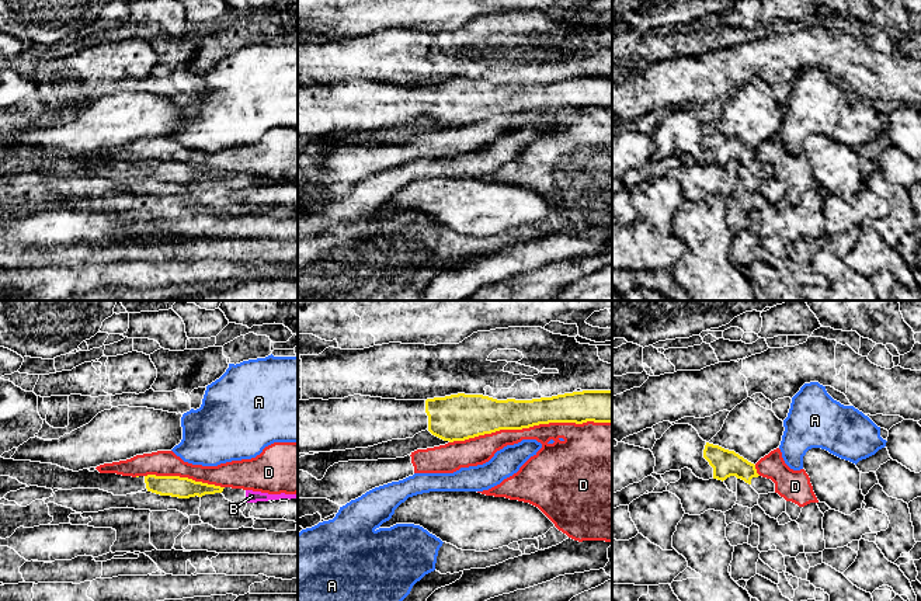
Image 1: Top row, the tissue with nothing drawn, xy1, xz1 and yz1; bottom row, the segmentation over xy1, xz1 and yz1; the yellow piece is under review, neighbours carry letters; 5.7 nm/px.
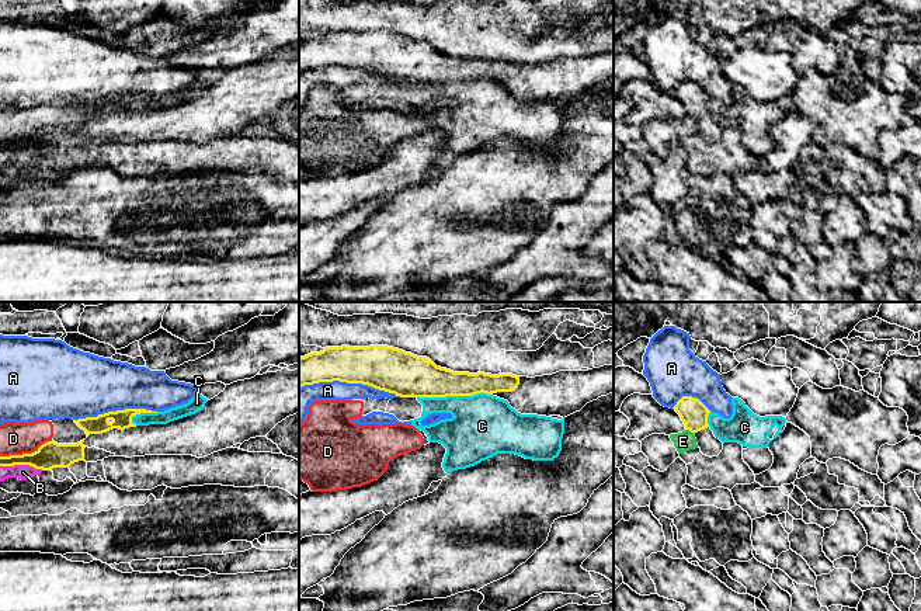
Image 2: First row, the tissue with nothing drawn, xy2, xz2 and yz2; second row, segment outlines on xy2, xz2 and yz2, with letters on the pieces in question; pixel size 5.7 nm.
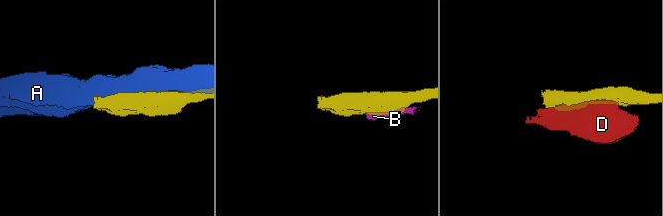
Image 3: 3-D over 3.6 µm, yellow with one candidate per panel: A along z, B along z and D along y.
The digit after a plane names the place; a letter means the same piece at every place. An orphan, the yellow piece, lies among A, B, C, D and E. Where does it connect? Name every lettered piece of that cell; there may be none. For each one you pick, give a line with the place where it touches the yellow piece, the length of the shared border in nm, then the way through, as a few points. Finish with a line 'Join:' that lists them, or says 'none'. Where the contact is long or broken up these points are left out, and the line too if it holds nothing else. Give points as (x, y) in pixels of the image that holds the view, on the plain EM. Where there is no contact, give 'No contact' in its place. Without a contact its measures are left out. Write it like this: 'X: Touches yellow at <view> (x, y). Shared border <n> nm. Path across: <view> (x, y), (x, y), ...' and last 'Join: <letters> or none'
Join: none

